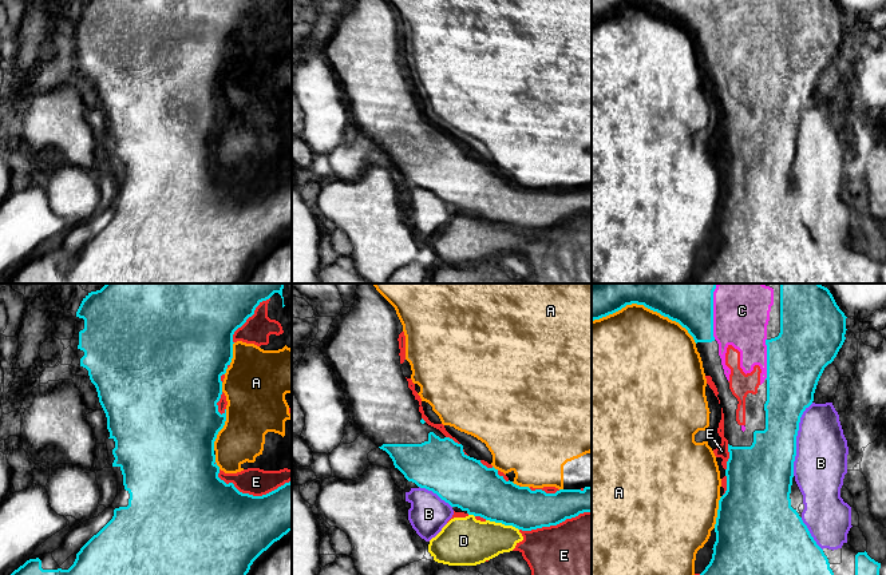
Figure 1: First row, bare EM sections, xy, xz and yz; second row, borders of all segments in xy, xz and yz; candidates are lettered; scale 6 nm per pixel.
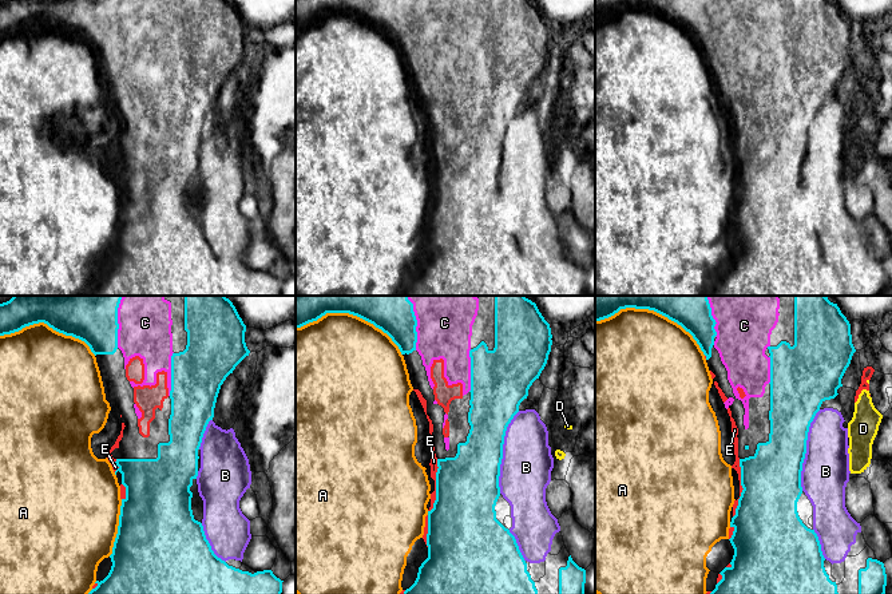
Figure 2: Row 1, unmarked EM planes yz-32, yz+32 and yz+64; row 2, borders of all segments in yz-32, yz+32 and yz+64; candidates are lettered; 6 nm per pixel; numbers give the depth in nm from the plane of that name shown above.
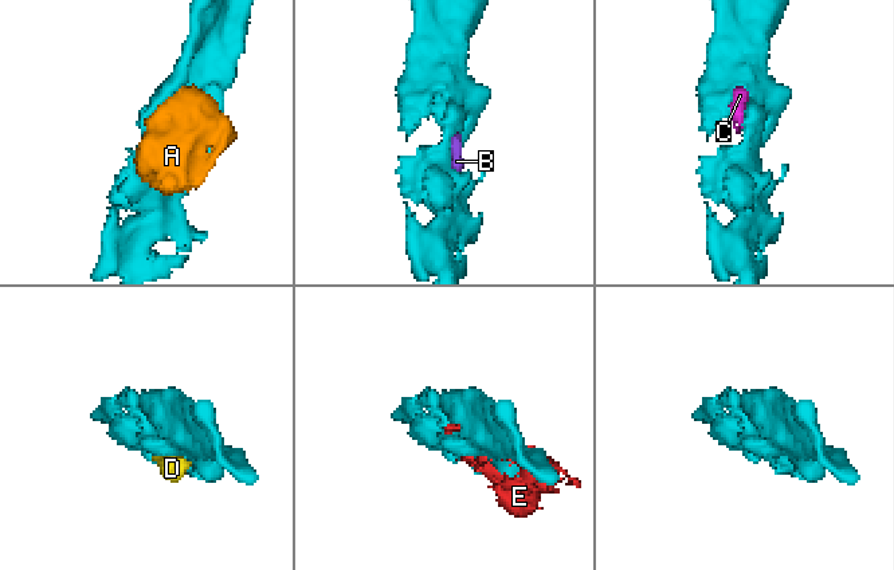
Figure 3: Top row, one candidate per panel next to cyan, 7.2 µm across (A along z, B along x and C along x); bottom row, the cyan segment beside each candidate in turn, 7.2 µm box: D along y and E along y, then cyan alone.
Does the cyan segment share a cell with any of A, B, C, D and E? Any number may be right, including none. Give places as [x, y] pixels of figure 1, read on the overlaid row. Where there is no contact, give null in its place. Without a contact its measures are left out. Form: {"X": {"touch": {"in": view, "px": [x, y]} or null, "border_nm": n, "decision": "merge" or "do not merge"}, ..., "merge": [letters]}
{"A": {"touch": {"in": "yz", "px": [645, 306]}, "border_nm": 650, "decision": "do not merge"}, "B": {"touch": {"in": "yz", "px": [795, 439]}, "border_nm": 460, "decision": "merge"}, "C": {"touch": {"in": "yz", "px": [712, 312]}, "border_nm": 340, "decision": "merge"}, "D": {"touch": {"in": "xz", "px": [502, 523]}, "border_nm": 220, "decision": "do not merge"}, "E": {"touch": {"in": "xy", "px": [252, 495]}, "border_nm": 440, "decision": "do not merge"}, "merge": ["B", "C"]}

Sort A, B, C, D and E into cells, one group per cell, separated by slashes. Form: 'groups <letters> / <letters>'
groups A / B C / D E

